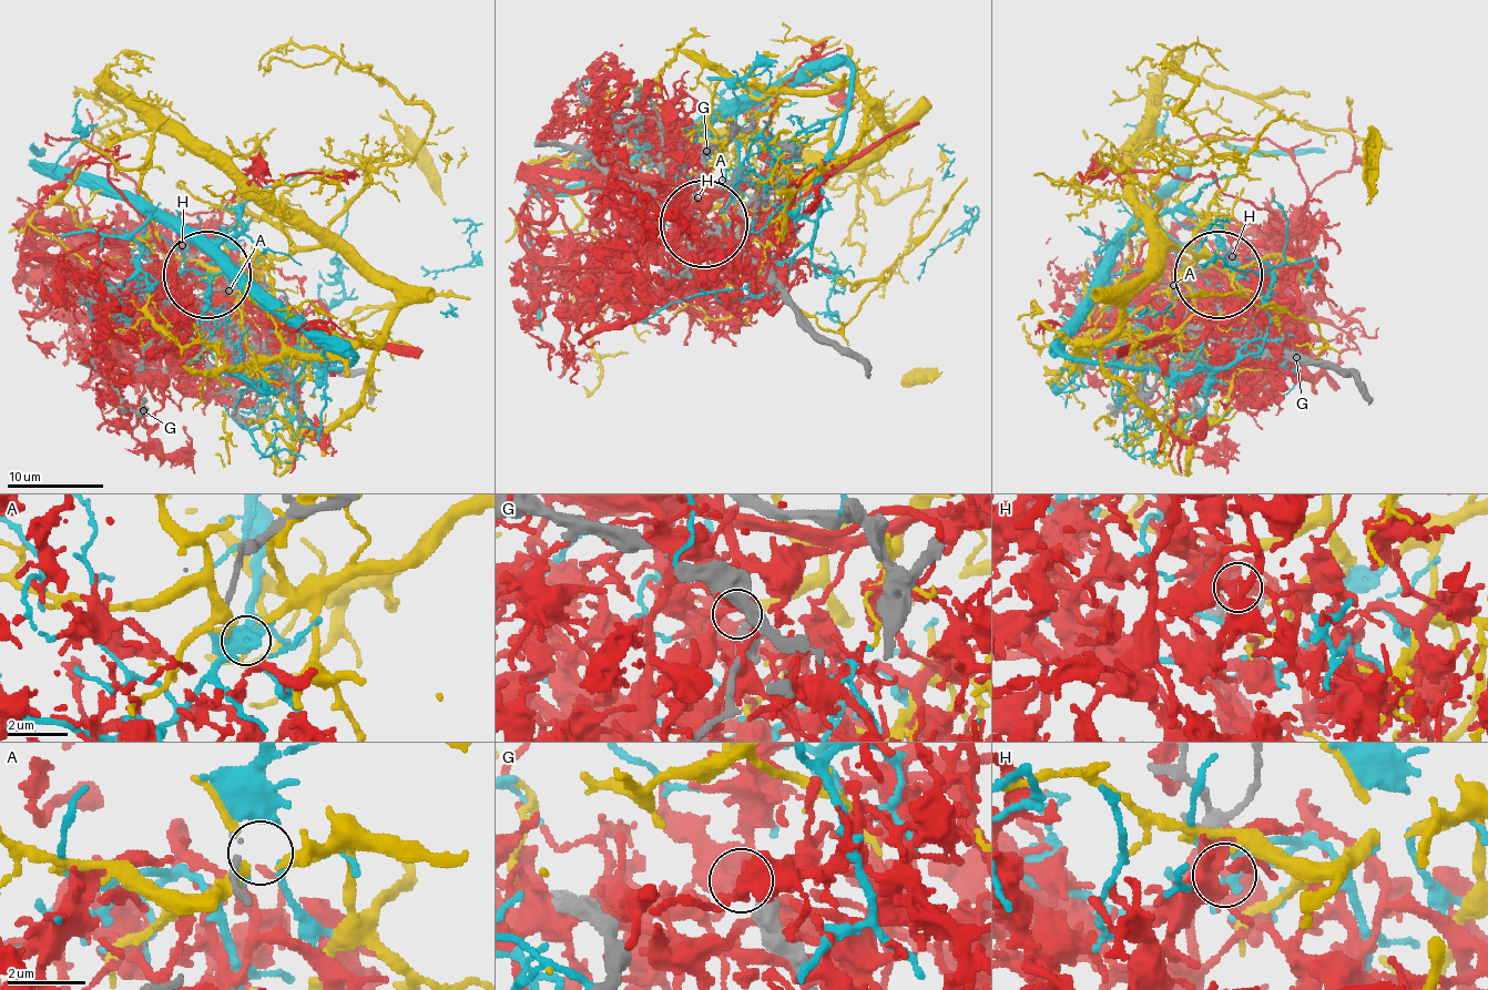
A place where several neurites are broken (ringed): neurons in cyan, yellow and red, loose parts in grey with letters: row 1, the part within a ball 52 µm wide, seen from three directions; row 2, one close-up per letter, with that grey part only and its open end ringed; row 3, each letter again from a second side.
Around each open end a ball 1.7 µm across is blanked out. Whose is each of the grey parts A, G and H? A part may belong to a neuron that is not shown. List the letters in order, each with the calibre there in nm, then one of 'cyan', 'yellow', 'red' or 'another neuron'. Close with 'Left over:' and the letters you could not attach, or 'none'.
A: calibre 100 nm; cyan
G: calibre 550 nm; another neuron
H: calibre 180 nm; red
Left over: G

